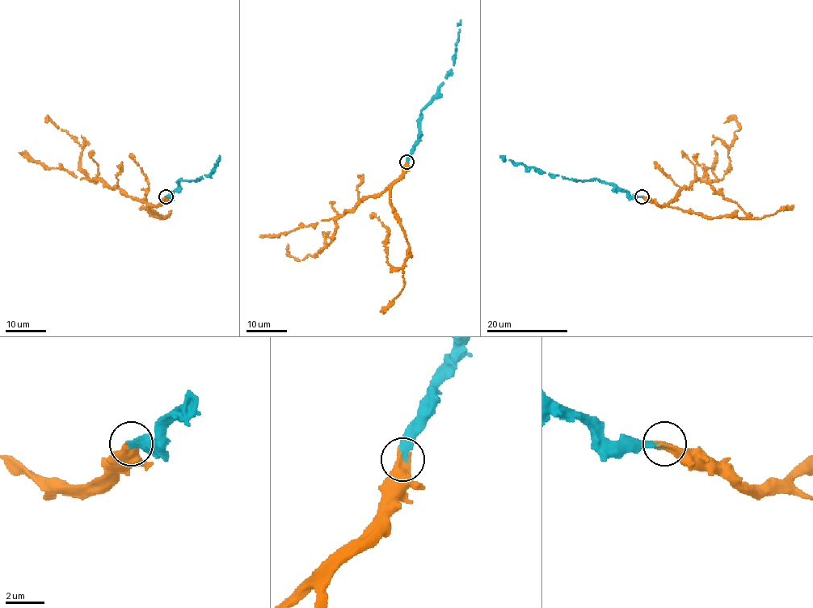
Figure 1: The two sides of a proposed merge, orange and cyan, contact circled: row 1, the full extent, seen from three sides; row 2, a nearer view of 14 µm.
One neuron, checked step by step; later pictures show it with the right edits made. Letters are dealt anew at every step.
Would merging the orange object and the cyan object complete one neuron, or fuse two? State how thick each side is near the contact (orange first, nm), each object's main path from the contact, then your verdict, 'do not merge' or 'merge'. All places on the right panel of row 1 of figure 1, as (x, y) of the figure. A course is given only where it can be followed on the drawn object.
500 nm thick on the orange side, 360 nm on the other; orange runs (642, 196), (711, 218), (746, 218), (736, 203), (726, 200), (710, 184), (695, 158), (698, 154); cyan runs (642, 196), (630, 196), (596, 179), (574, 180), (562, 175), (550, 175), (533, 167), (505, 160), (499, 155); merge

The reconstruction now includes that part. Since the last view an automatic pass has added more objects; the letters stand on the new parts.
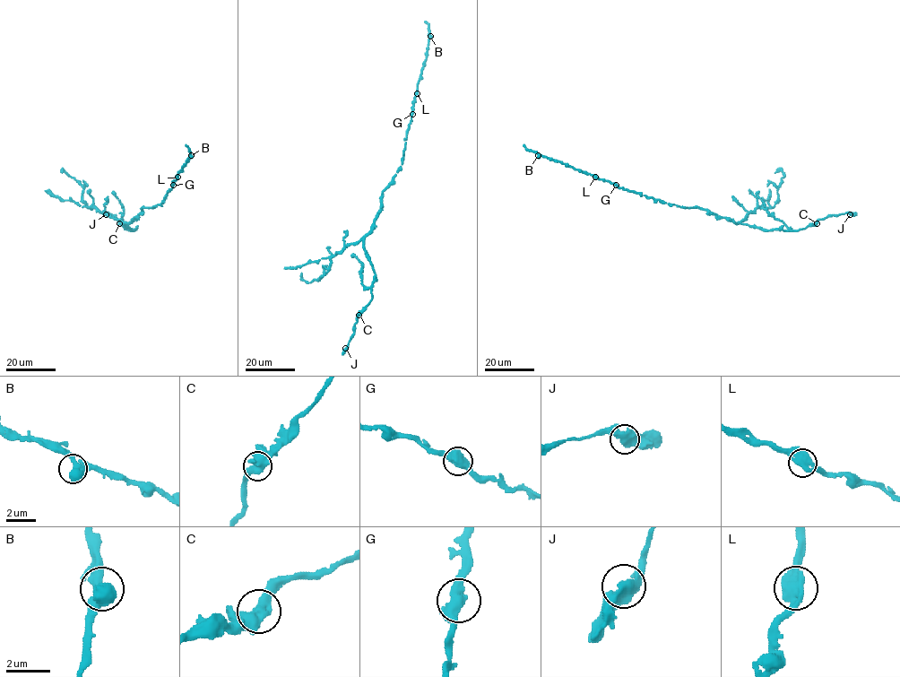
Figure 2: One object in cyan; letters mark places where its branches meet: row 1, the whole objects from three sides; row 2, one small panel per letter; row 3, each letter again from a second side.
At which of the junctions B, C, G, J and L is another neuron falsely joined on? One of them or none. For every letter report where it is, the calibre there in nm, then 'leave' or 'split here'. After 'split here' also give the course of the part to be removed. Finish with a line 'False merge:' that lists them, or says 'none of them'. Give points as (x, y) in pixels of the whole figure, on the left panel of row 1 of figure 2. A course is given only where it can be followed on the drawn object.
B: at (191, 155); 600 nm thick; leave
C: at (119, 223); 550 nm thick; leave
G: at (173, 185); 600 nm thick; leave
J: at (106, 214); 550 nm thick; leave
L: at (177, 177); 600 nm thick; leave
False merge: none of them

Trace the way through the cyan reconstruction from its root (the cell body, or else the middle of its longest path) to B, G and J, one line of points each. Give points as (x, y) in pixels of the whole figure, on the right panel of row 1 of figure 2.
B: (690, 207), (669, 204), (618, 188), (608, 181), (538, 155)
G: (690, 207), (669, 204), (616, 185)
J: (690, 207), (707, 209), (718, 217), (767, 230), (797, 230), (827, 216), (850, 214)

